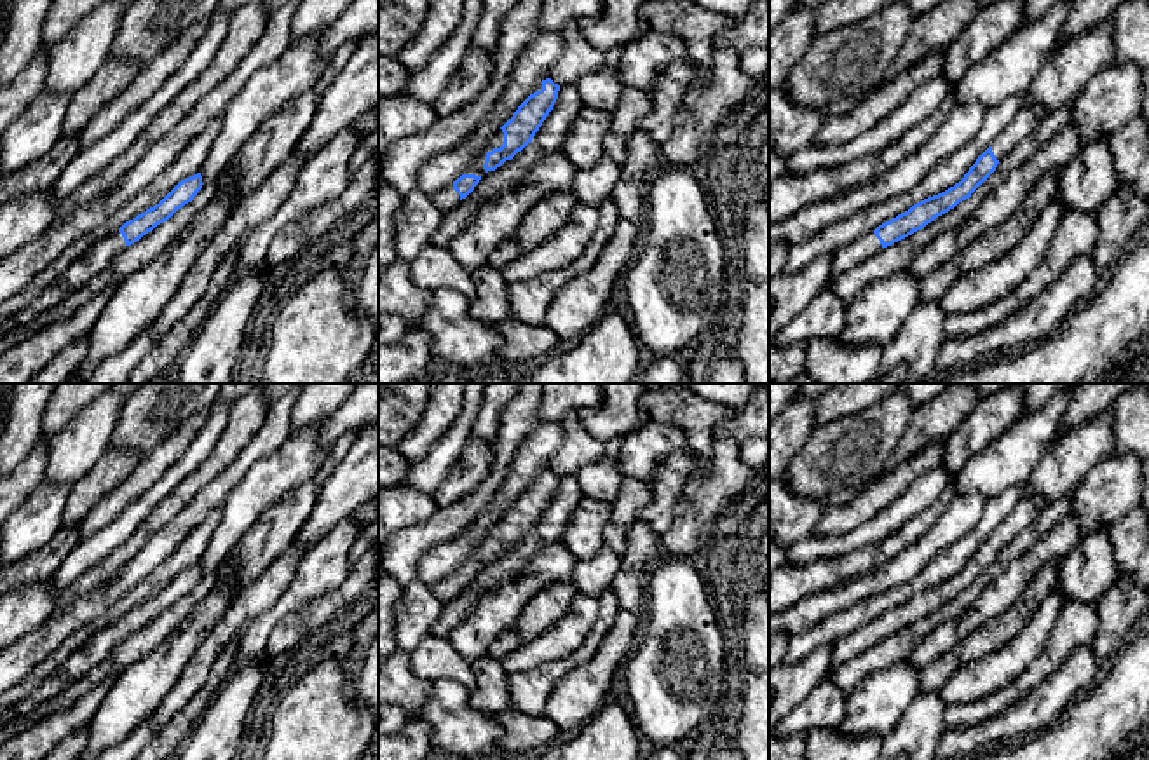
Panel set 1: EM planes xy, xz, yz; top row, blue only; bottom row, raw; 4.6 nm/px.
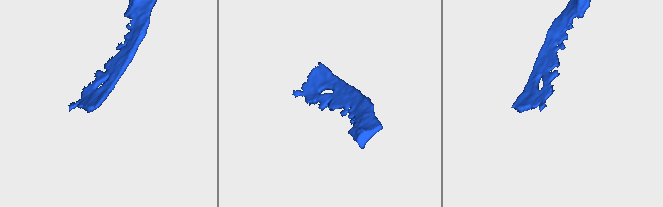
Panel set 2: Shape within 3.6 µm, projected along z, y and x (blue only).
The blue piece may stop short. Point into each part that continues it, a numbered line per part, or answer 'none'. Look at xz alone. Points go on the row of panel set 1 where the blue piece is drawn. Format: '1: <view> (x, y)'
1: xz (497, 138)

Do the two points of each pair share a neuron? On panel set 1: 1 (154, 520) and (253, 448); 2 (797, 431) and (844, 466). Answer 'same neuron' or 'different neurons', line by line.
1: different neurons
2: different neurons

